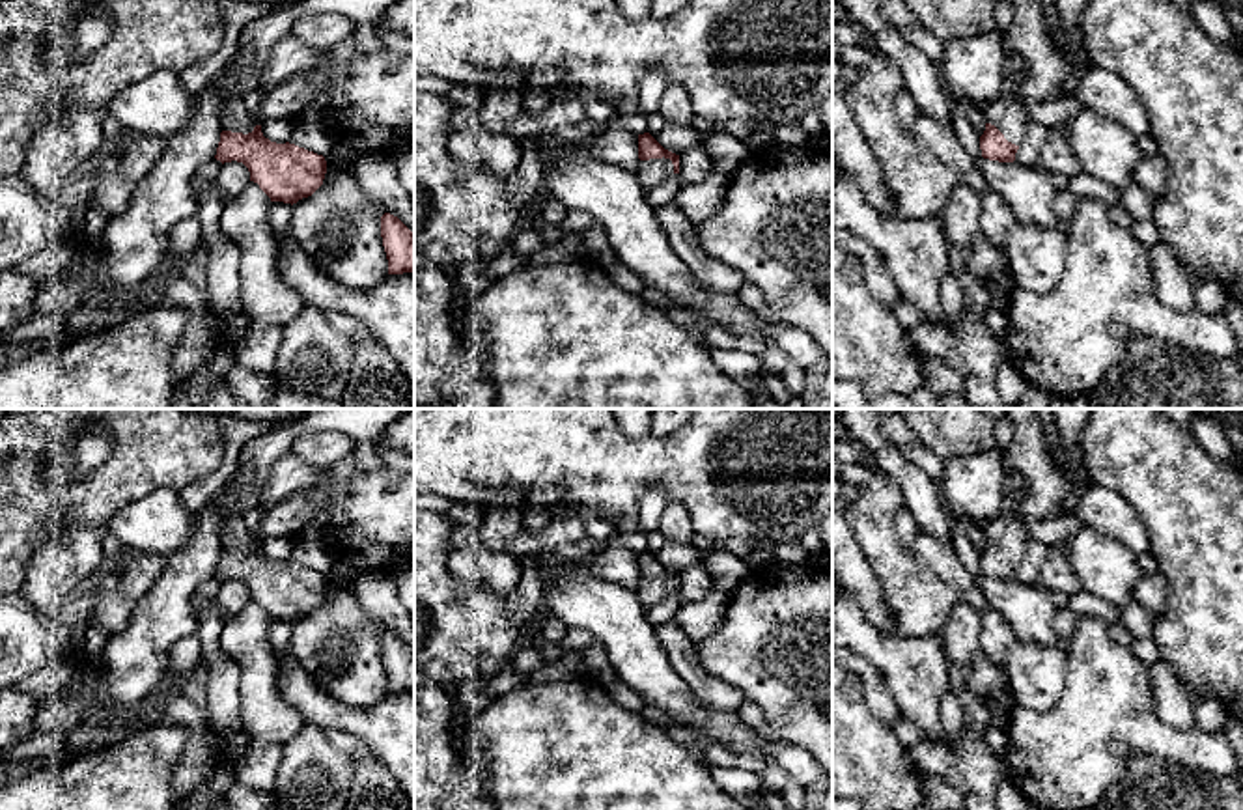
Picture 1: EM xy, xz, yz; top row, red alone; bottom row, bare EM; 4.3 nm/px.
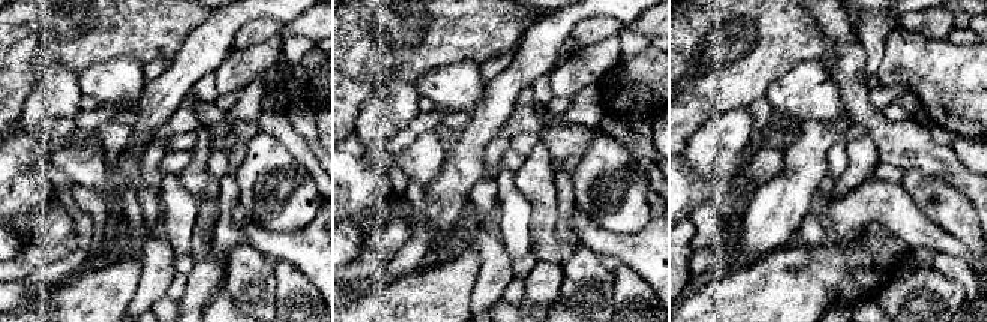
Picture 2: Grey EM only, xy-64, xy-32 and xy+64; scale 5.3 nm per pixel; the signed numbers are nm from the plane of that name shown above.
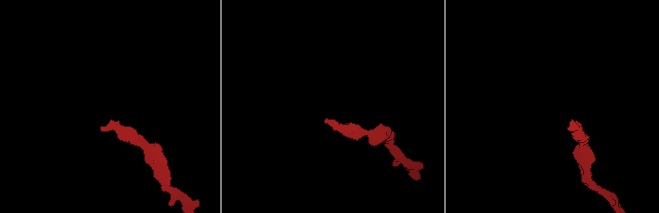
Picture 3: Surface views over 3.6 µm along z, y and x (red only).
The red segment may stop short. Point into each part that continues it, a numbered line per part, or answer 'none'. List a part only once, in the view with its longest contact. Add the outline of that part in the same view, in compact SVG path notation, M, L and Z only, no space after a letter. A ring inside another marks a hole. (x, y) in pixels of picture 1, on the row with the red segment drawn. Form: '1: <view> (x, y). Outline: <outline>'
1: xz (650, 172). Outline: M664 157L638 161L638 166L635 170L635 175L638 177L646 192L655 185L659 185L663 179L670 177L672 174L674 174L674 164L670 159L664 159Z

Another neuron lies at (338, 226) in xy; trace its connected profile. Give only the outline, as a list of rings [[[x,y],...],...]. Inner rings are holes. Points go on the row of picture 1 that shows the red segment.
[[[327,164],[323,185],[291,205],[289,231],[321,272],[368,291],[388,276],[383,215],[351,168]]]

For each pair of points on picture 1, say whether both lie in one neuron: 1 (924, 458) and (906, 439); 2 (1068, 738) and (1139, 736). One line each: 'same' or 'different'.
1: same
2: same

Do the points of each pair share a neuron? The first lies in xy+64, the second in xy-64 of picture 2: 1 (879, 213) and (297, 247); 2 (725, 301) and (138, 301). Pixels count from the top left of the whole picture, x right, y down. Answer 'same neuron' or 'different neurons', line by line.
1: same neuron
2: different neurons

